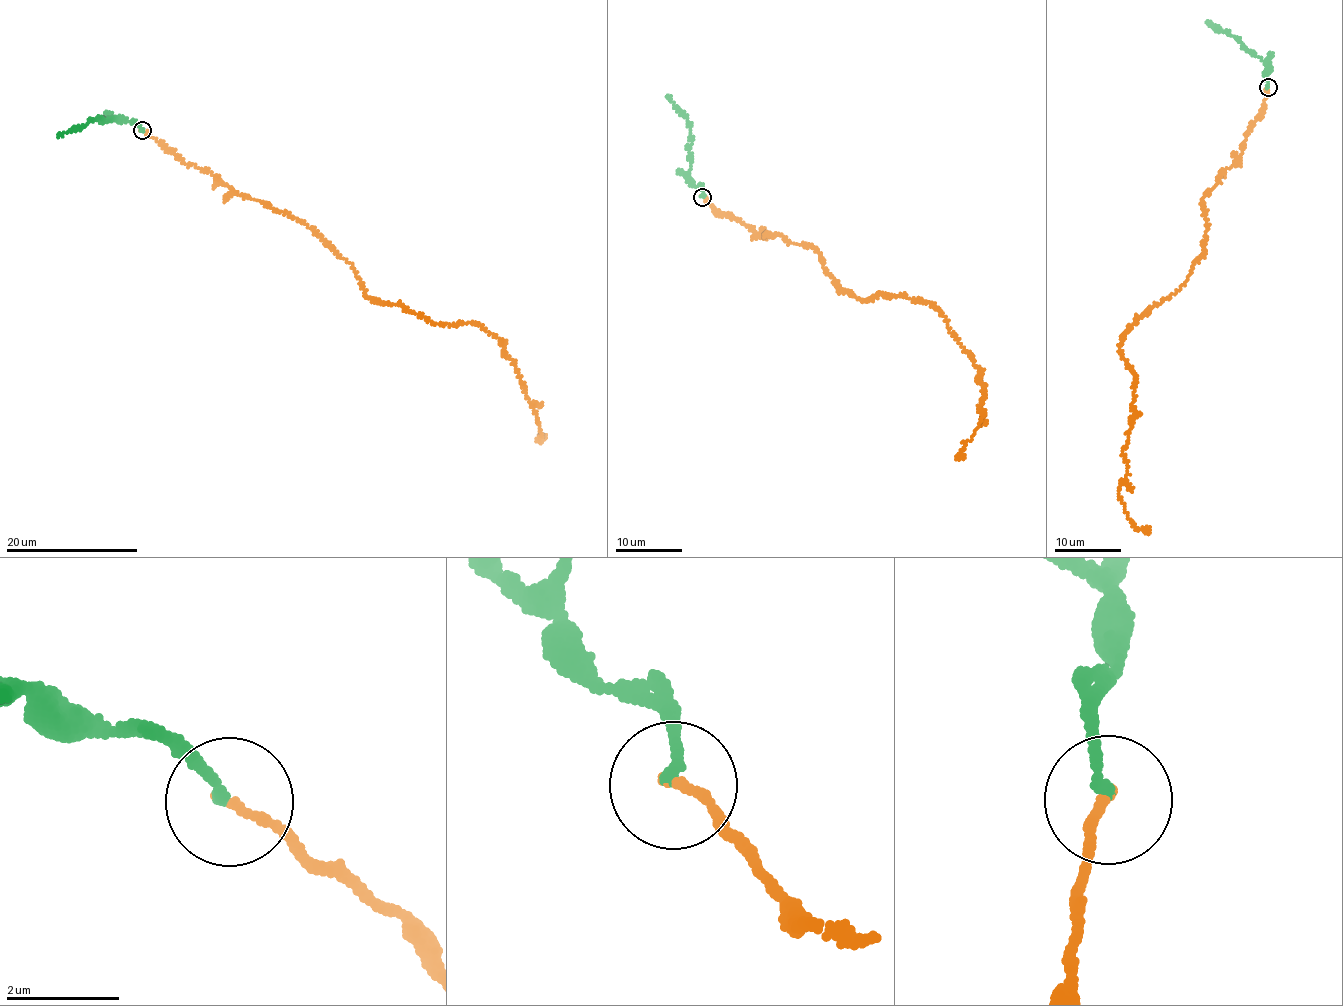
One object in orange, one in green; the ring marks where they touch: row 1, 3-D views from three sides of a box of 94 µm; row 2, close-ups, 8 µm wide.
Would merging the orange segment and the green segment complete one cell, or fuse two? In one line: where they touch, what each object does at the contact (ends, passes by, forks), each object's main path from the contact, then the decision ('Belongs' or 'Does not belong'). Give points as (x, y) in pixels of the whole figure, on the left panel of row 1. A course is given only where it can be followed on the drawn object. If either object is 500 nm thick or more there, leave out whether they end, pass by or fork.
Place: (142, 130). At the ring orange ends. At the ring green ends. Course of orange: (142, 130), (306, 223), (351, 262), (369, 298), (481, 325), (547, 435). Course of green: (142, 130), (118, 118), (105, 121), (97, 118), (58, 135). Does not belong

